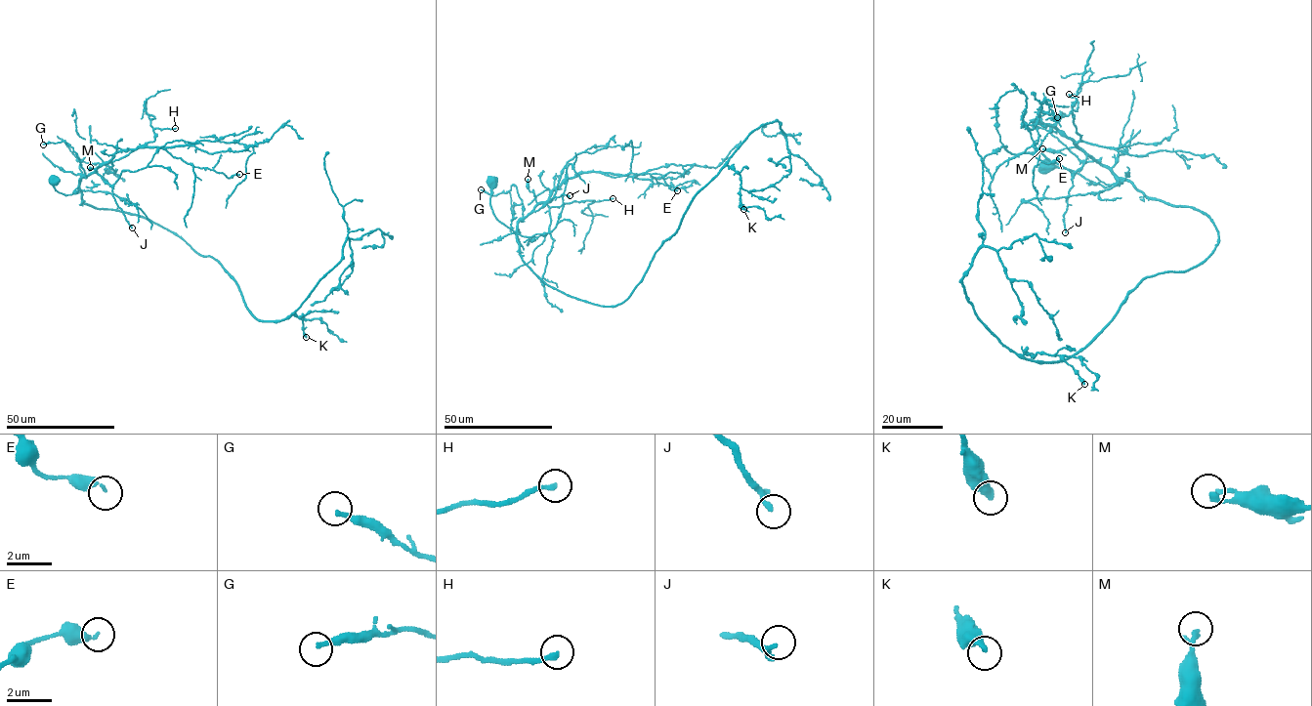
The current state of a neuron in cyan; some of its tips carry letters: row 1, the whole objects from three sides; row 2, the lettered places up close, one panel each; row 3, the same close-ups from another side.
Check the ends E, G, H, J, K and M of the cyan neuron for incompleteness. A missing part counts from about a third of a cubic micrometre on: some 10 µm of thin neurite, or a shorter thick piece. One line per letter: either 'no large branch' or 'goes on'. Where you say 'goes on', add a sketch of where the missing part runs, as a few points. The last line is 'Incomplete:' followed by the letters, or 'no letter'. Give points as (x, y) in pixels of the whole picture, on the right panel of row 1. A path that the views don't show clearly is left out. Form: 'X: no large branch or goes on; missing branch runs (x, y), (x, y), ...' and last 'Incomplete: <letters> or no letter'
E: no large branch
G: no large branch
H: no large branch
J: no large branch
K: no large branch
M: no large branch
Incomplete: no letter

